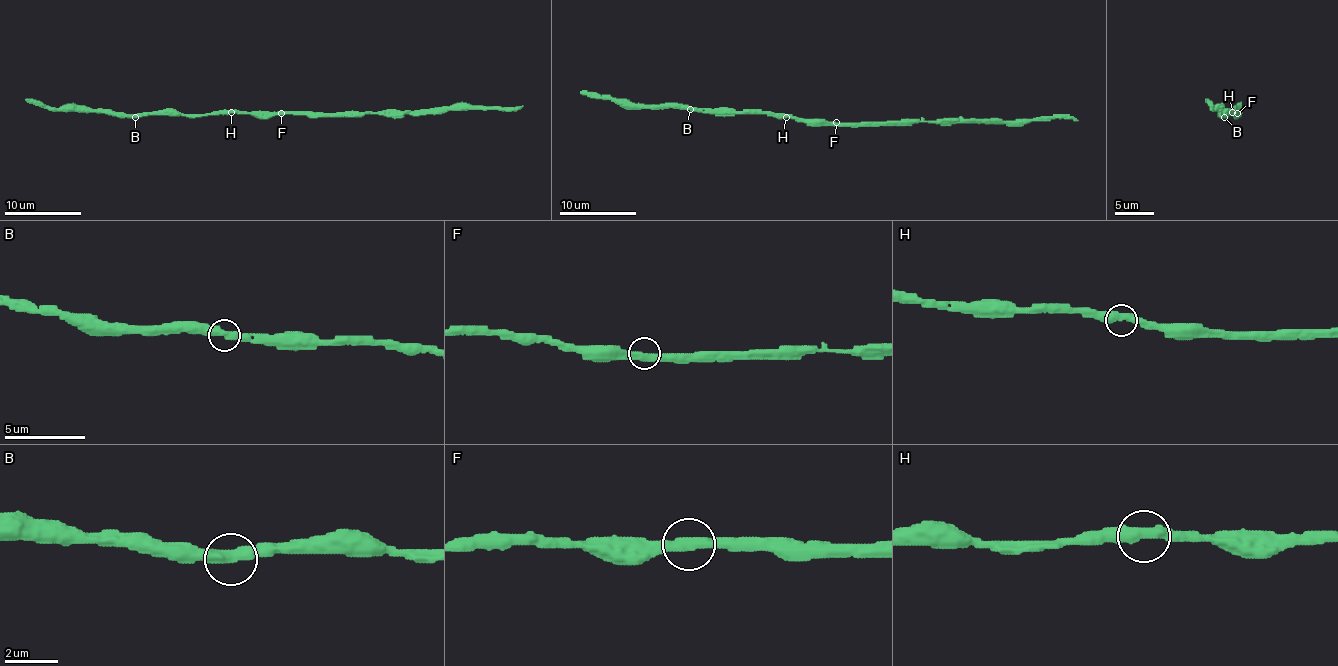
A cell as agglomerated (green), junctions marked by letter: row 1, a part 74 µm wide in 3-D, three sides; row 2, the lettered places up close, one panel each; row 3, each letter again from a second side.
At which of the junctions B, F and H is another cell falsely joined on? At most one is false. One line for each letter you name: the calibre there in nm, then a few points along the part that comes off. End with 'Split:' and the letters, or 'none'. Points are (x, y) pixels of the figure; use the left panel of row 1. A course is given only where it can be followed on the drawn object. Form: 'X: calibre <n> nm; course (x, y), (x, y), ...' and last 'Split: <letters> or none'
Split: none

